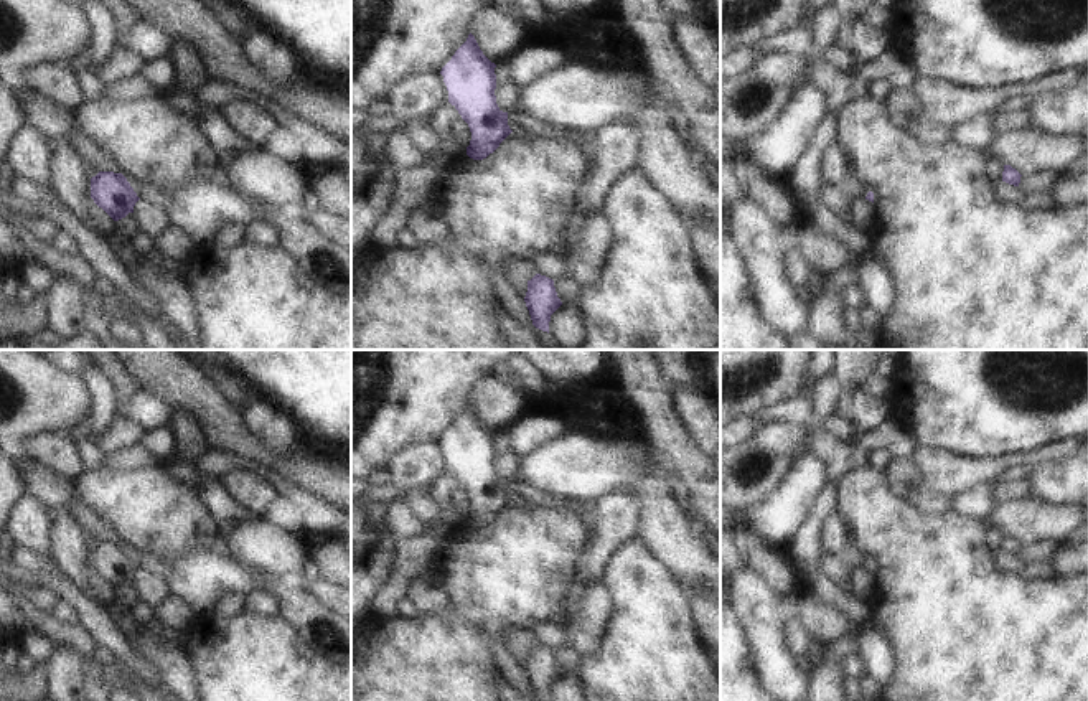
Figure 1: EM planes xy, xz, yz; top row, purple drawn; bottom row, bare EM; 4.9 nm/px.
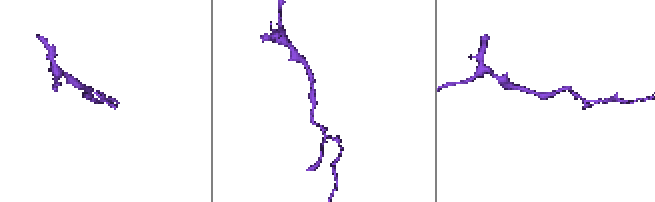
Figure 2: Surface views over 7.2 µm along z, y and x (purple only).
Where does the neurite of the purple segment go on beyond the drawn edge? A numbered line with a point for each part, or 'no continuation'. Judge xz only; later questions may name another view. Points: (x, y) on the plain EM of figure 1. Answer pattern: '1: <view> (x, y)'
no continuation

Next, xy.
no continuation

